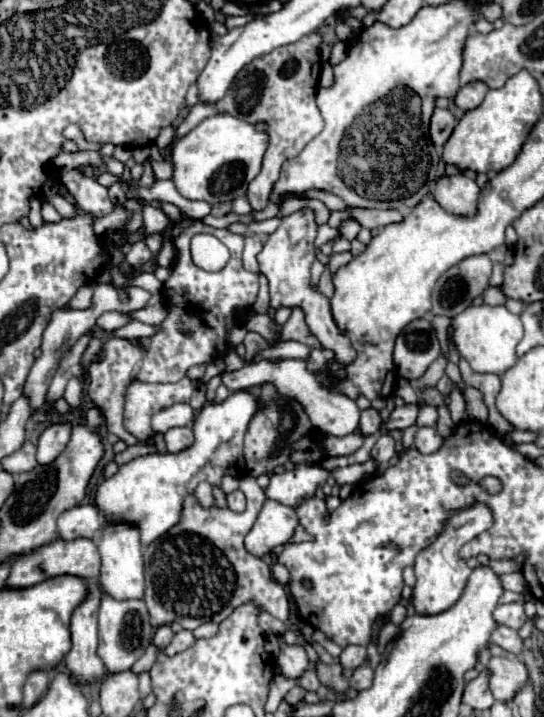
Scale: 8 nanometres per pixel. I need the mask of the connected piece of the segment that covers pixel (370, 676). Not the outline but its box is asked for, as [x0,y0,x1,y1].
[350,666,374,690]

